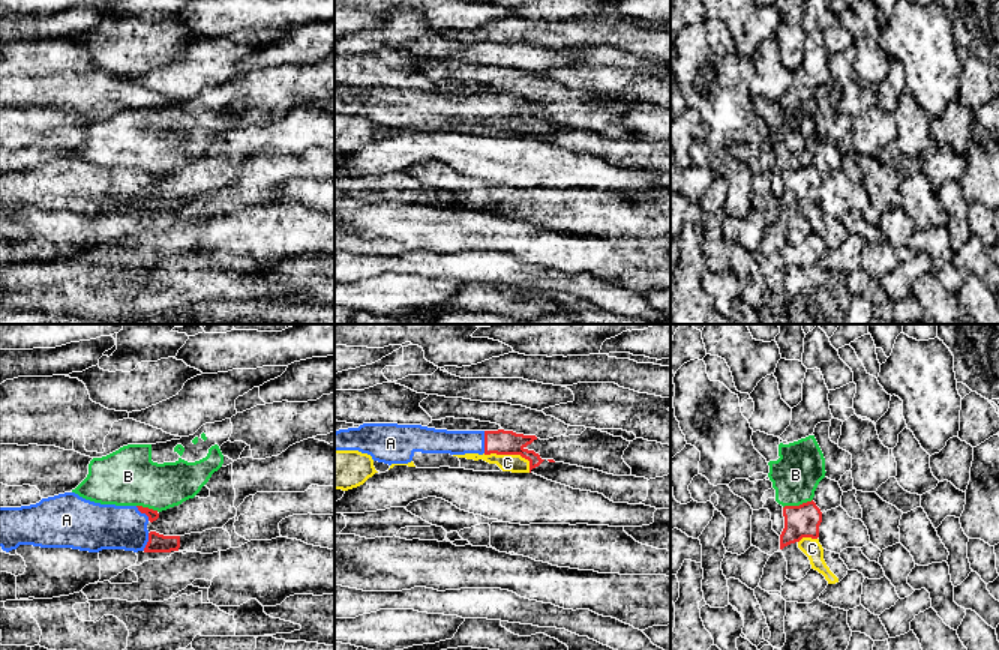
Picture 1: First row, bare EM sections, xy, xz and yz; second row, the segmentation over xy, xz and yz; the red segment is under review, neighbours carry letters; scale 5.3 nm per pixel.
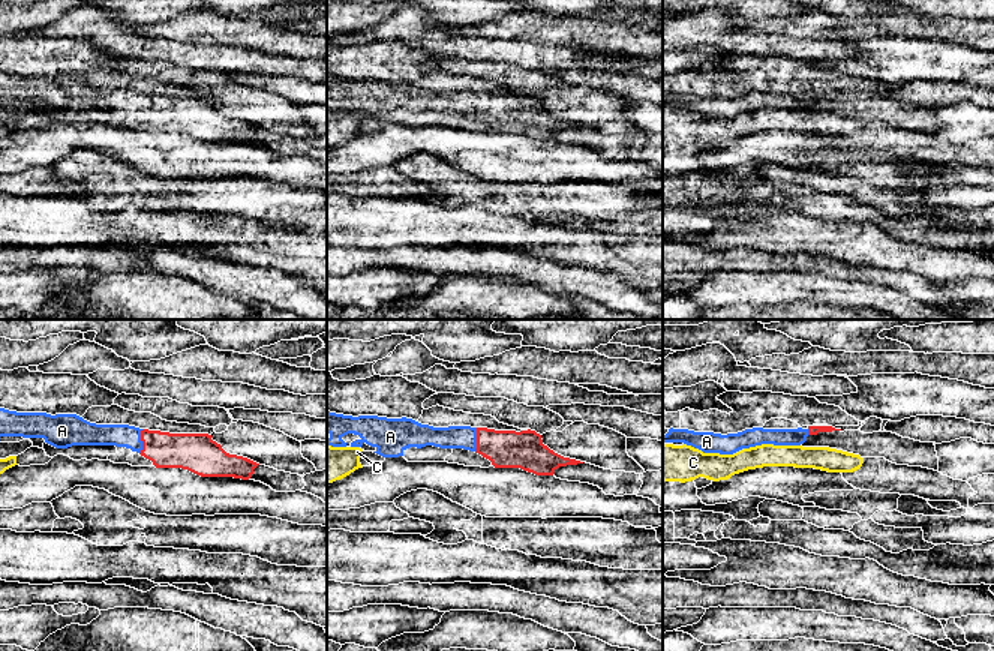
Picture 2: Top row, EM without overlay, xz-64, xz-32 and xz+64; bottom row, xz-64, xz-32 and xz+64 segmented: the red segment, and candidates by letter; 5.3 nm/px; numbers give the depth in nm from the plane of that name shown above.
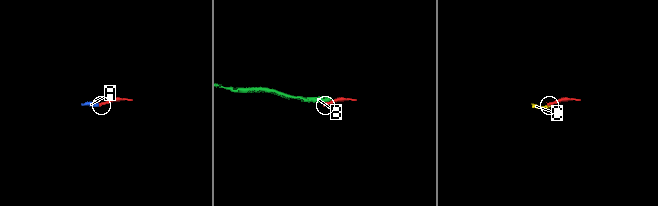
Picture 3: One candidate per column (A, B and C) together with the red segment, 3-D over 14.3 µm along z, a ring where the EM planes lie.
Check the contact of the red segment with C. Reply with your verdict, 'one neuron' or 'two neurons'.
two neurons

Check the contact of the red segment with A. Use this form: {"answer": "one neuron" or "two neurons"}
{"answer": "one neuron"}

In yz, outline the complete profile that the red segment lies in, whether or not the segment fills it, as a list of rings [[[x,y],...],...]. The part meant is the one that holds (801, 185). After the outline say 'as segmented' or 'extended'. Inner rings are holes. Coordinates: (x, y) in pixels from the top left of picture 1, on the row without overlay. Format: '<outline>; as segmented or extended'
[[[813,164],[800,170],[784,170],[783,180],[784,192],[780,198],[780,213],[800,206],[802,201],[819,201],[822,176]]]; as segmented

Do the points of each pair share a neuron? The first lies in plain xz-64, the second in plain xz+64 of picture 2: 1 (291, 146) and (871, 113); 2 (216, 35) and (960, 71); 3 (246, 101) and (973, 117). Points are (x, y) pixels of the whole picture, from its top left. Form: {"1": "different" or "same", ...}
{"1": "different", "2": "different", "3": "different"}

